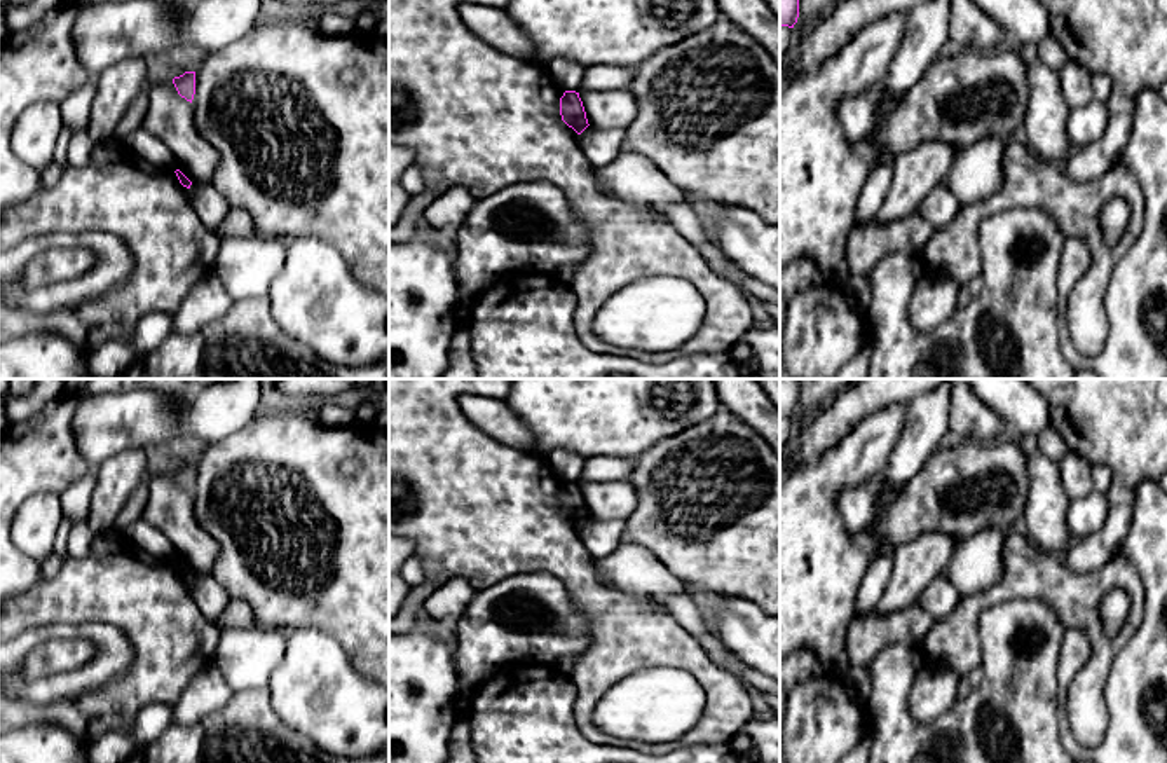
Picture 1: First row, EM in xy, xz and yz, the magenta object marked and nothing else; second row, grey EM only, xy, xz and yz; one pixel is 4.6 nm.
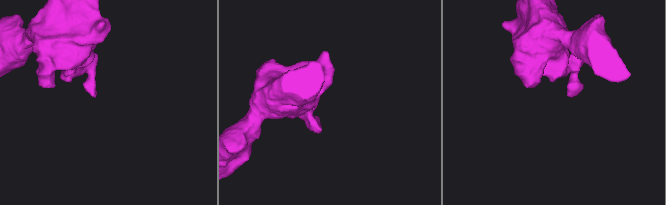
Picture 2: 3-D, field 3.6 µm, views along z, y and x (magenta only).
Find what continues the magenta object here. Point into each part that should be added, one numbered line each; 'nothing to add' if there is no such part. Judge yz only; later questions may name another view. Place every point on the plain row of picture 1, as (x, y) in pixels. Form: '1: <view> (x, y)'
nothing to add

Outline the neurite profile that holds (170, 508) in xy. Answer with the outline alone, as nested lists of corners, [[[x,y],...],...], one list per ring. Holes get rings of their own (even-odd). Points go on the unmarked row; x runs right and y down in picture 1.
[[[173,471],[148,473],[141,517],[169,538],[192,574],[211,574],[220,546],[199,526],[194,496],[178,485]]]

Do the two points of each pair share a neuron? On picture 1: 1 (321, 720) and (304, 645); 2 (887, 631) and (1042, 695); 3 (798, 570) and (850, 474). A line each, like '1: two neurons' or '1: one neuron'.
1: one neuron
2: two neurons
3: one neuron

